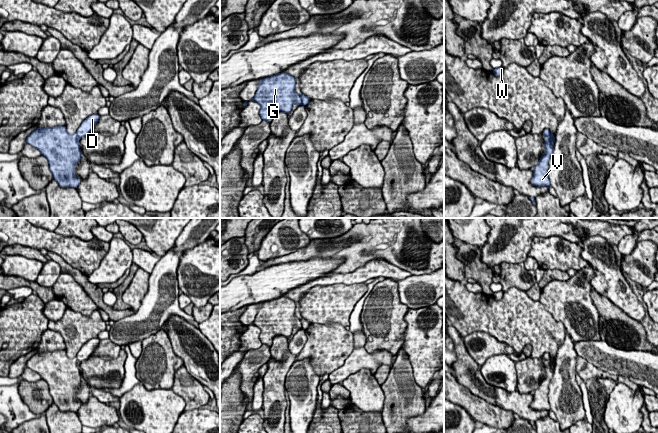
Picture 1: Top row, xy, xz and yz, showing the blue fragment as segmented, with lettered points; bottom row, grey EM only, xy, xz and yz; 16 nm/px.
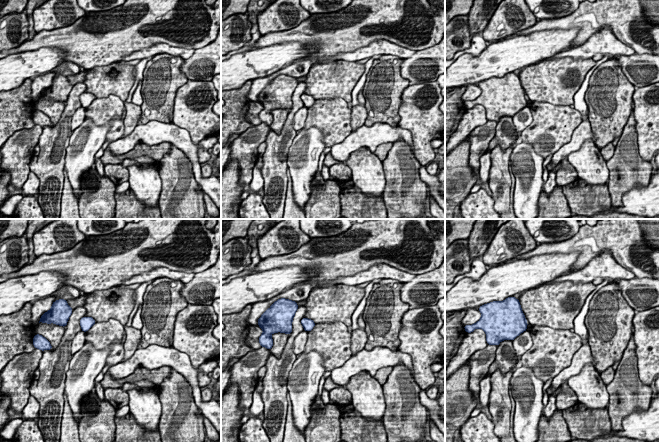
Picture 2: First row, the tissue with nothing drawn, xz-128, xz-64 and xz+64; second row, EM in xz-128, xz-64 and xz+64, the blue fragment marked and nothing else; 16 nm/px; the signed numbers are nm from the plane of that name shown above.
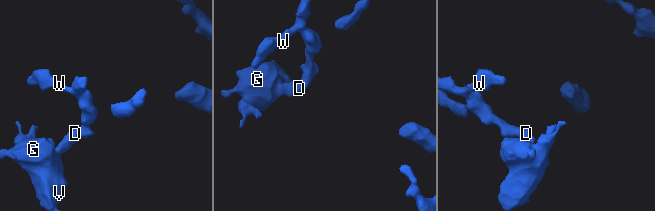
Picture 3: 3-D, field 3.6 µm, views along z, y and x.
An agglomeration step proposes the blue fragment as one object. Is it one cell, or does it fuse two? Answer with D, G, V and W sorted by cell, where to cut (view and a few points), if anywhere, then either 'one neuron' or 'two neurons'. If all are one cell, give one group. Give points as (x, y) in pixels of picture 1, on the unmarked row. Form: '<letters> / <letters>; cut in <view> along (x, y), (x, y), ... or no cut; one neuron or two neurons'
D W / G V; cut in xz along (299, 319), (302, 327); two neurons

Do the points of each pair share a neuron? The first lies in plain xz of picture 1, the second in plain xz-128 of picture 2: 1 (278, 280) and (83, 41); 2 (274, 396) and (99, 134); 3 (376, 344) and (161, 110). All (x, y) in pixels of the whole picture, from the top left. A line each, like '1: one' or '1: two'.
1: two
2: two
3: one

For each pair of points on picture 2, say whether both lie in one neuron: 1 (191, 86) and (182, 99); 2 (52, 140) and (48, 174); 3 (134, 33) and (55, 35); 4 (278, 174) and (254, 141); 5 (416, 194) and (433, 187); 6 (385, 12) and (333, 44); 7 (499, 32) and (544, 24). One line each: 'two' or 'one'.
1: one
2: one
3: one
4: two
5: two
6: one
7: two

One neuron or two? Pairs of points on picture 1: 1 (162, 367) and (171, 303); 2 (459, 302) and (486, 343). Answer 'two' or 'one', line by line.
1: two
2: two

